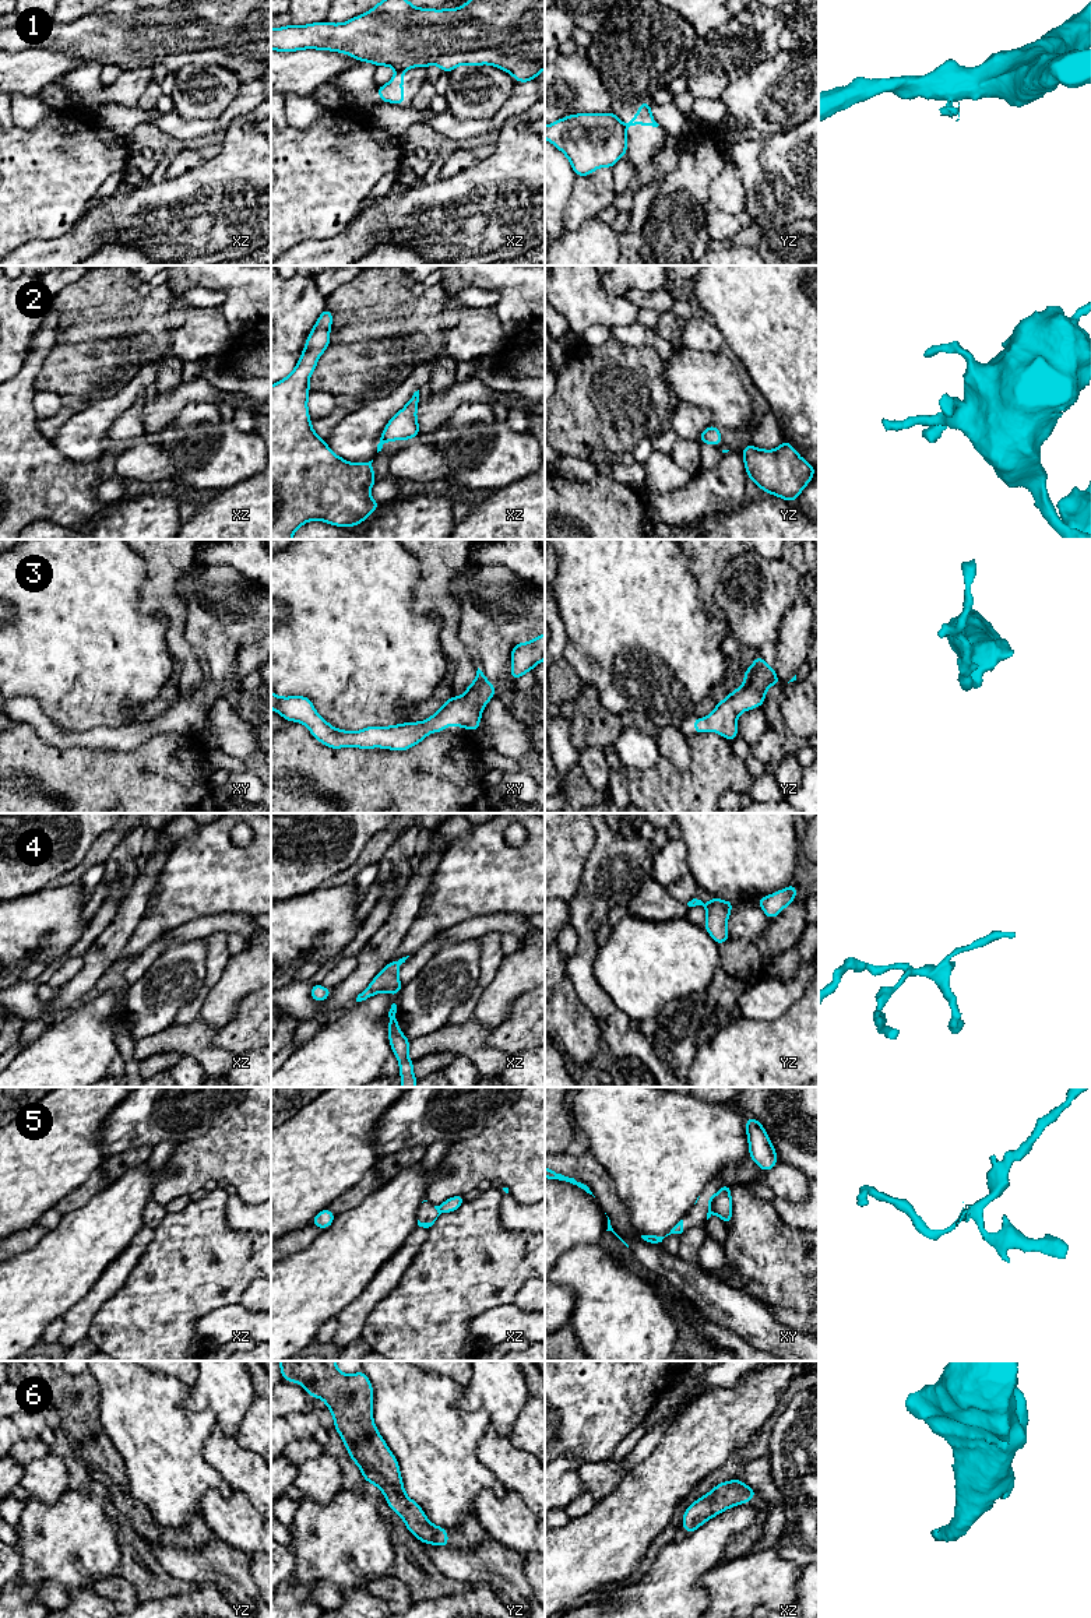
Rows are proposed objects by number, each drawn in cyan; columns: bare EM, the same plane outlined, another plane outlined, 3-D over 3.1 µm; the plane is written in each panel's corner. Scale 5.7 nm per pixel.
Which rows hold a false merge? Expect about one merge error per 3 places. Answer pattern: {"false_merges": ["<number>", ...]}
{"false_merges": ["1", "5"]}

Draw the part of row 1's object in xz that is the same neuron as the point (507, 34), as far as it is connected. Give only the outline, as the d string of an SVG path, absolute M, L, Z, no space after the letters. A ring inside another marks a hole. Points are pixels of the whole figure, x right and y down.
M381 0L348 22L327 21L271 29L271 50L334 50L397 71L437 64L451 73L460 64L492 64L518 82L536 78L545 68L545 0L469 0L461 8L418 8L408 0Z

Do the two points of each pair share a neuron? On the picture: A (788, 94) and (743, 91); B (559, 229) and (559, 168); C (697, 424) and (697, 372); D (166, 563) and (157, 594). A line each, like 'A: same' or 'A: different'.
A: same
B: same
C: different
D: same

